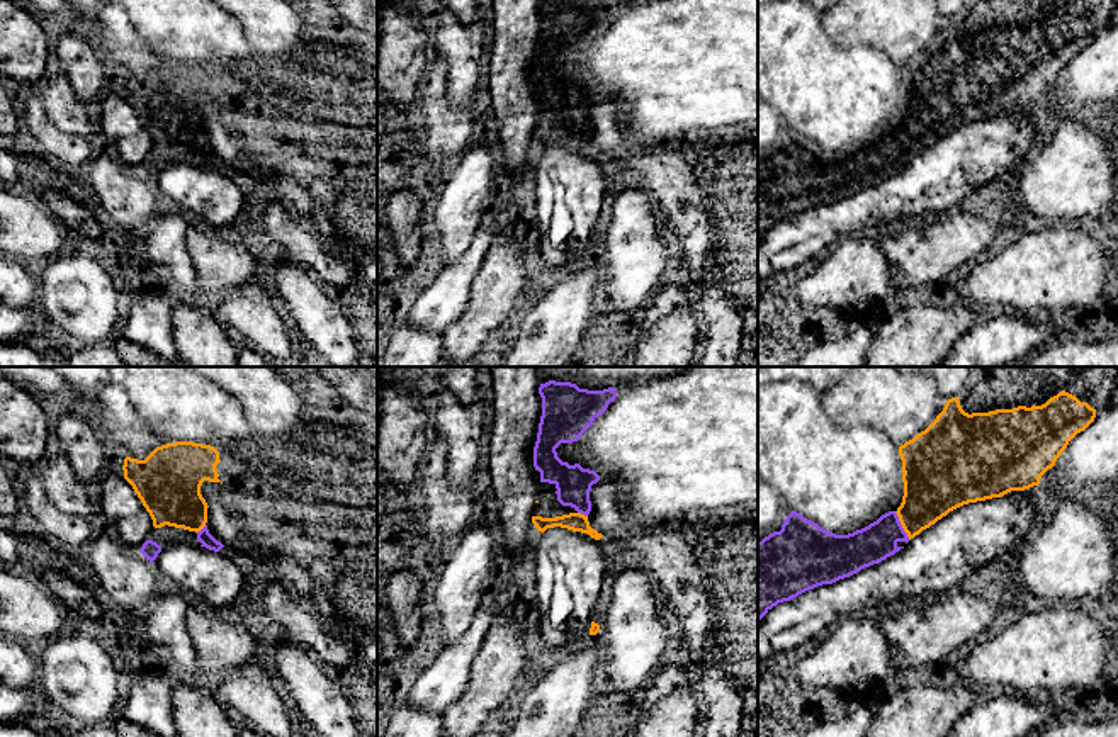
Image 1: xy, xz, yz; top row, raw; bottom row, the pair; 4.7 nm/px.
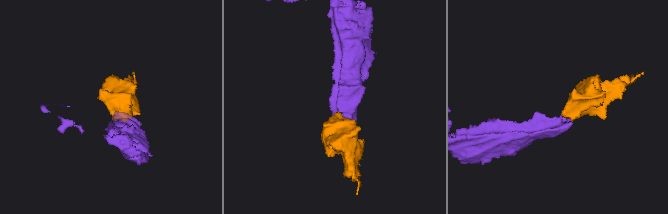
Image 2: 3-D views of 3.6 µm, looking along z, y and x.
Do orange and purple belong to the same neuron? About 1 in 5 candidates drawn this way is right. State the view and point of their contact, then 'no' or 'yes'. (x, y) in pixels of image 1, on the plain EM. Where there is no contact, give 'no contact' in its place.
yz (901, 143) | yes

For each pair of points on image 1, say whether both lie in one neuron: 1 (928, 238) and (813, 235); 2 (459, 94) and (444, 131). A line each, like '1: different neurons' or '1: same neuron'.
1: different neurons
2: different neurons

